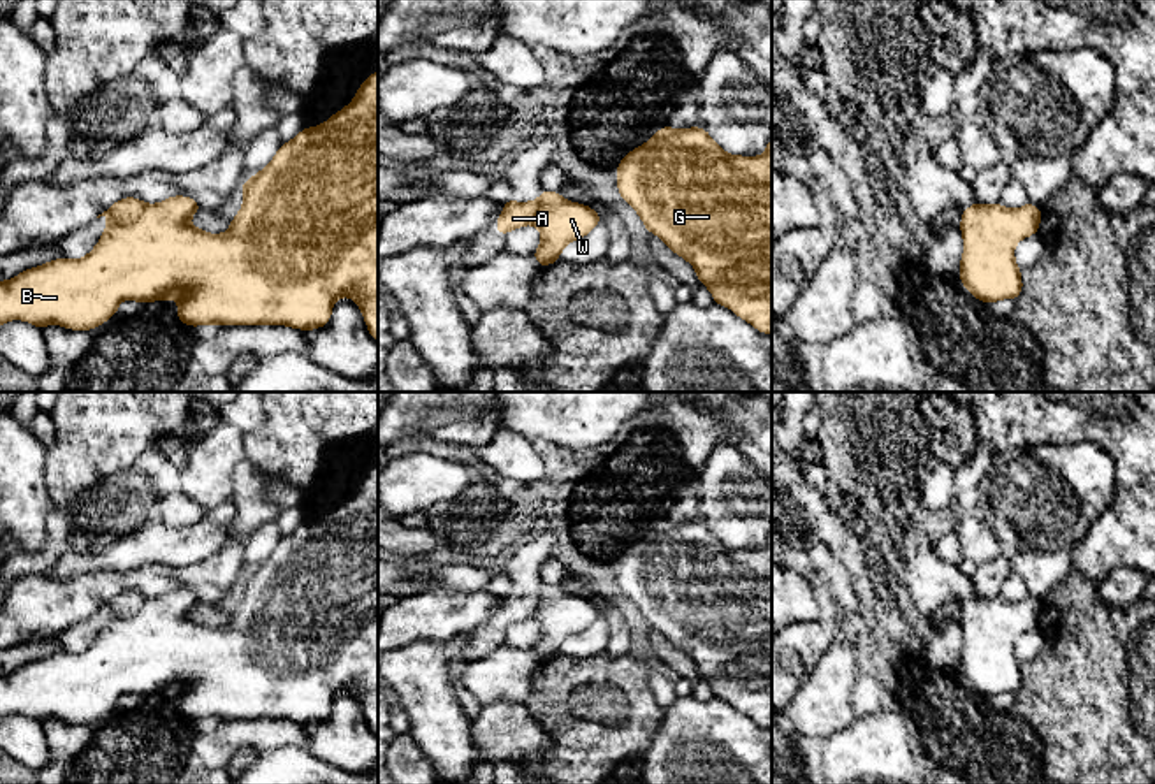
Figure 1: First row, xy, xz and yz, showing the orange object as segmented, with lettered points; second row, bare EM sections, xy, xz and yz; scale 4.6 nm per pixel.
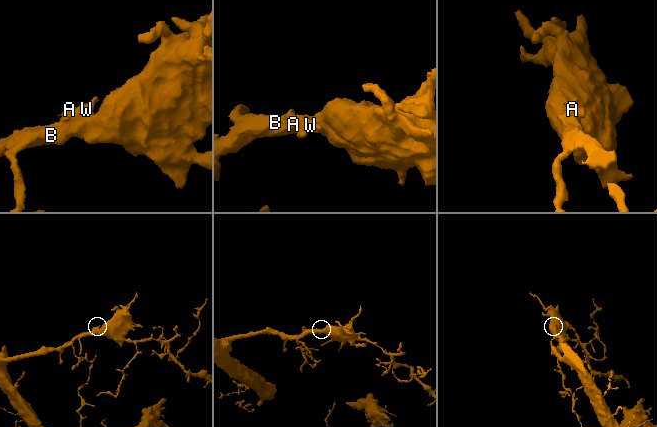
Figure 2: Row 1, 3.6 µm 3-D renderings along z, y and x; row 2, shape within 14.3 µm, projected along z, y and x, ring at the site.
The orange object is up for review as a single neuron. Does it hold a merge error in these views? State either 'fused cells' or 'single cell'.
fused cells

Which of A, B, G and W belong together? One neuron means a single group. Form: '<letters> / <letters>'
A / B G W

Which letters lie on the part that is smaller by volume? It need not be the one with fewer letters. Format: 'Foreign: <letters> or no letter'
Foreign: A

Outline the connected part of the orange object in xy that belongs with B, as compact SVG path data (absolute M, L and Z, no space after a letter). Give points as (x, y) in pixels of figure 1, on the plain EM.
M378 464L359 480L348 499L283 536L241 584L243 601L223 628L193 621L190 612L202 601L192 591L174 589L146 598L132 615L114 621L83 652L60 650L0 675L0 719L23 714L39 722L54 717L70 724L93 724L111 714L127 693L139 698L174 693L176 712L190 721L287 719L315 724L331 715L339 691L352 691L378 737Z

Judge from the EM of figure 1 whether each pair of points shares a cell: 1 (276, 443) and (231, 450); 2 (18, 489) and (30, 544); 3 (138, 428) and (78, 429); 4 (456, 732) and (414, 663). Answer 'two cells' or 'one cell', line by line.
1: two cells
2: one cell
3: one cell
4: one cell

